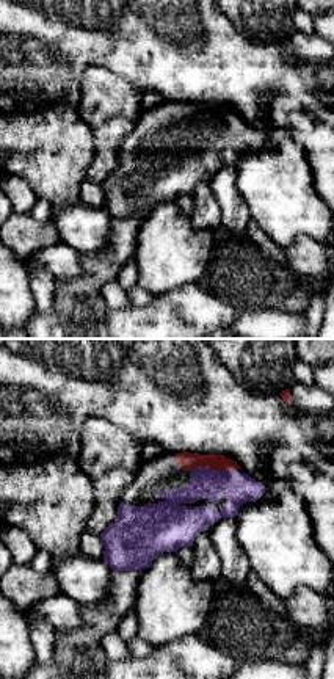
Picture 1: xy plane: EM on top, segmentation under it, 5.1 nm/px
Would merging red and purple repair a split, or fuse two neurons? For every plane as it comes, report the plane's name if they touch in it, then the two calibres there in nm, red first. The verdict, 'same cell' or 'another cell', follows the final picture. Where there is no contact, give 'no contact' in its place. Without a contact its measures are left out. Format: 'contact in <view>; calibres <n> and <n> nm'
contact in xy; calibres 90 and 160 nm

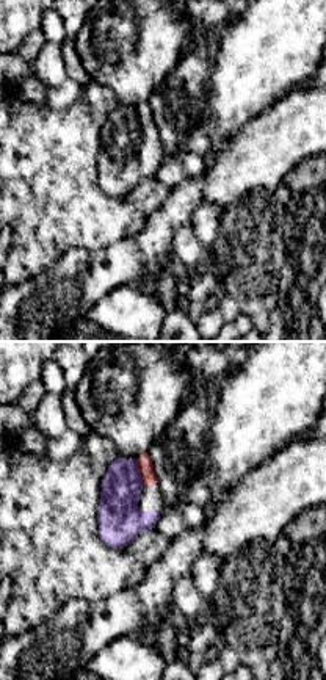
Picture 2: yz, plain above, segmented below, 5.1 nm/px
contact in yz; calibres 80 and 220 nm

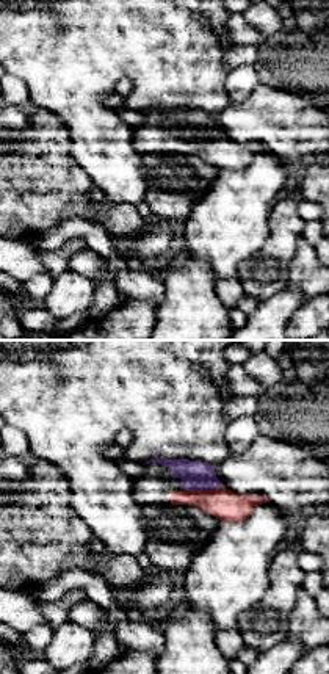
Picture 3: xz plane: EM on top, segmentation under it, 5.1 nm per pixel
contact in xz; calibres 160 and 160 nm

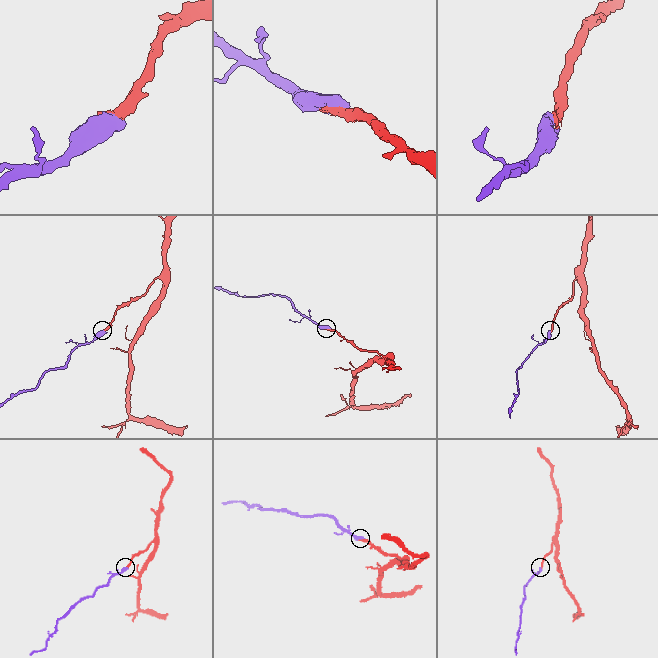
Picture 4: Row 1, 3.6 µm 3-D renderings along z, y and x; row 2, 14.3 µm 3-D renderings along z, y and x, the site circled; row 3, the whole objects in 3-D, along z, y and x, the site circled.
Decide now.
same cell

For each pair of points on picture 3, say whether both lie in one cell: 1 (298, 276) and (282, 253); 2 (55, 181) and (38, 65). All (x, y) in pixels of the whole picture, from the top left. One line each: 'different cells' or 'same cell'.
1: different cells
2: different cells

